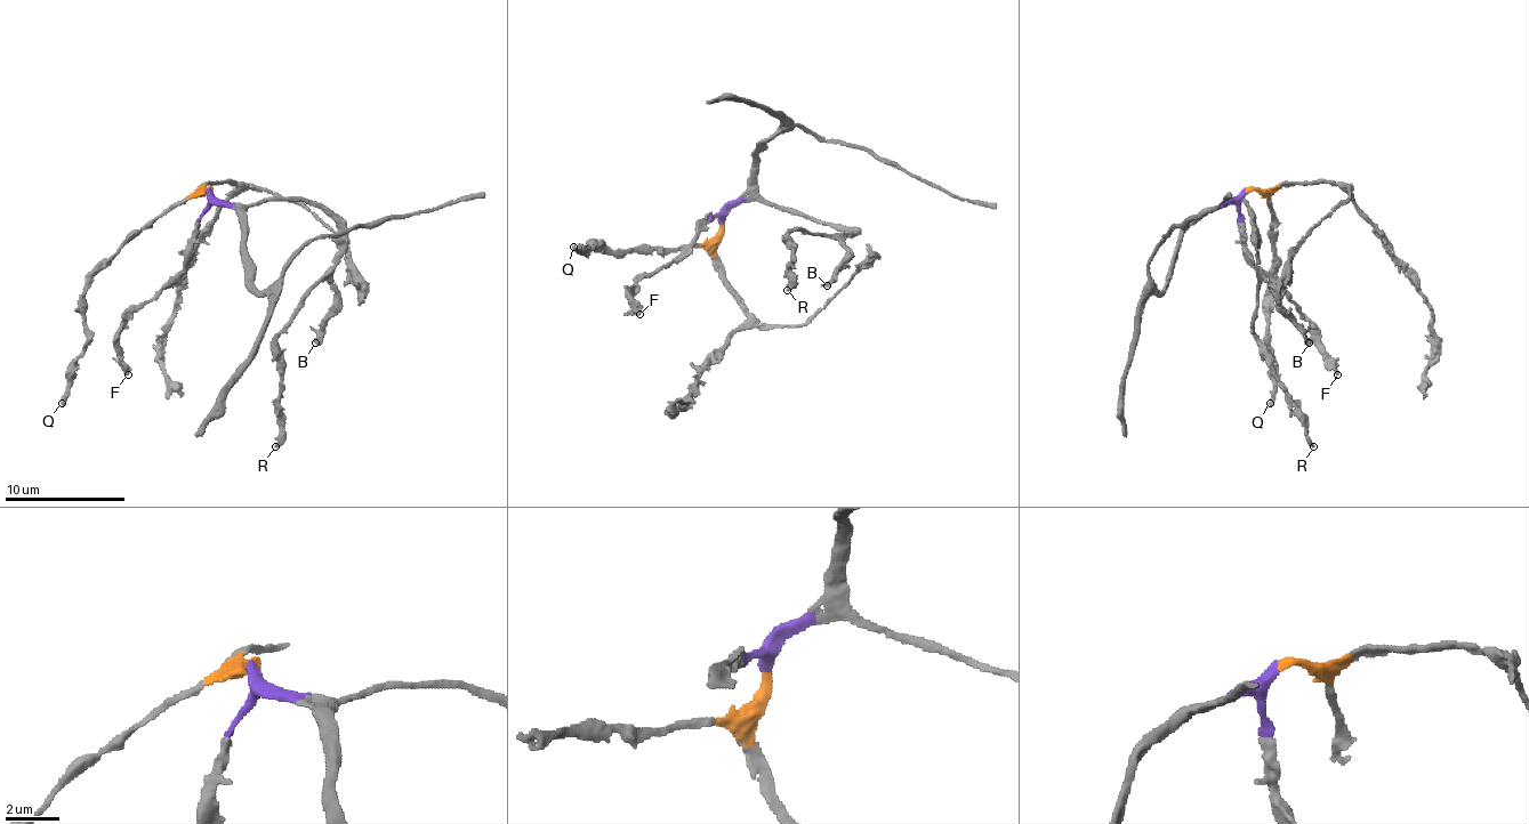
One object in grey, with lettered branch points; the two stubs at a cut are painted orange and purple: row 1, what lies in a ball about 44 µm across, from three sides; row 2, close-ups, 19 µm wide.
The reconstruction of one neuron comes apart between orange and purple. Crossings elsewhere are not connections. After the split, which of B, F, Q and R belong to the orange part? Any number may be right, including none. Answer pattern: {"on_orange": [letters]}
{"on_orange": ["Q"]}

